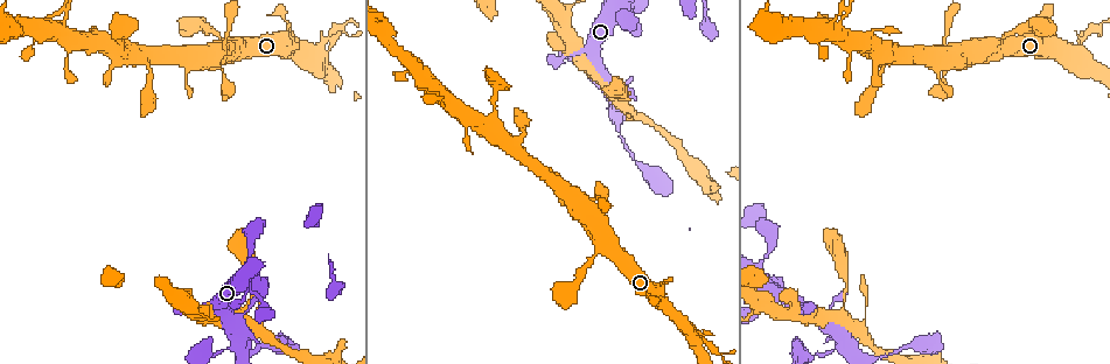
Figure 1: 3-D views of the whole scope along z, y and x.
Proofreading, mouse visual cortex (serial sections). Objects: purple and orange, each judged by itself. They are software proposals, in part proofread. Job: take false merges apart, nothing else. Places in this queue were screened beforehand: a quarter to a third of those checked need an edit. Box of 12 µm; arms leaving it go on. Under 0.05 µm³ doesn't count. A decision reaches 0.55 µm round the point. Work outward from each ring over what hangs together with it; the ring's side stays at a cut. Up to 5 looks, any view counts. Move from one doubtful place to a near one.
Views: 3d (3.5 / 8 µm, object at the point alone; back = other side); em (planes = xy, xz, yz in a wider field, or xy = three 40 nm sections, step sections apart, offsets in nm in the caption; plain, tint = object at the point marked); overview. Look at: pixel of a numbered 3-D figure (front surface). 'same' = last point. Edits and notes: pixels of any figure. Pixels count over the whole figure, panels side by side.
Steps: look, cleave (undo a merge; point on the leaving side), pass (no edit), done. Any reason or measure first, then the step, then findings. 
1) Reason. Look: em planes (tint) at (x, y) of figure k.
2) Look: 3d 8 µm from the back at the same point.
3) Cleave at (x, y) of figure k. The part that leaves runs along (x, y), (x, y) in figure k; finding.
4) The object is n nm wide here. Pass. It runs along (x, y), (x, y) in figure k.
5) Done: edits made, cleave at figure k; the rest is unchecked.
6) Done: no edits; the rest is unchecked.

Thin neck. Look: 3d 3.5 µm from the back at (1087, 35) of figure 1.

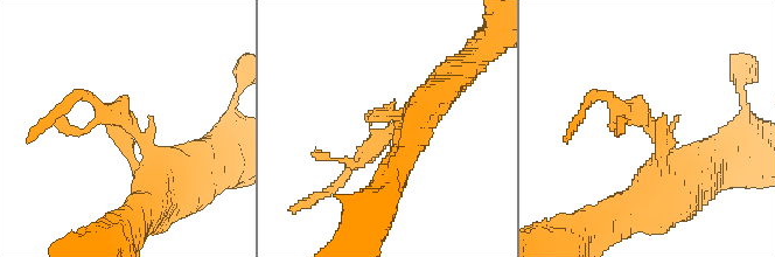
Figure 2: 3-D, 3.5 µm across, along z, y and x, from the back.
The arms are 200, 450 nm wide. Look: em xy step 1 (tint) at (652, 127) of figure 2.

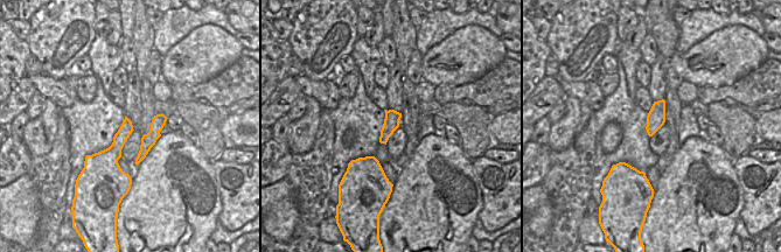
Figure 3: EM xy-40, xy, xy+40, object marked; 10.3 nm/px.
Cleave at (123, 110) of figure 2. The part that leaves runs along (139, 139), (85, 96), (71, 103) in figure 2; a second cell is stuck on.

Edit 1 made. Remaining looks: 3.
Sharp bend. Look: 3d 3.5 µm at (591, 198) of figure 1.

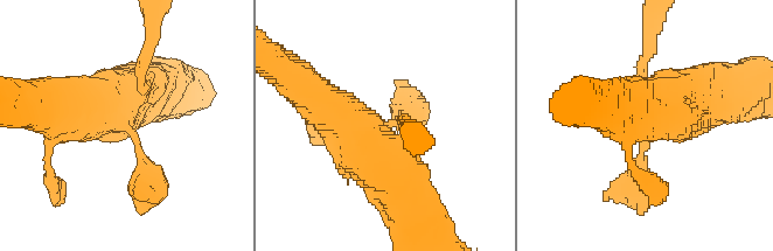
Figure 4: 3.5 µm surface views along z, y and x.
Look: em xy step 1 (tint) at (123, 125) of figure 4.

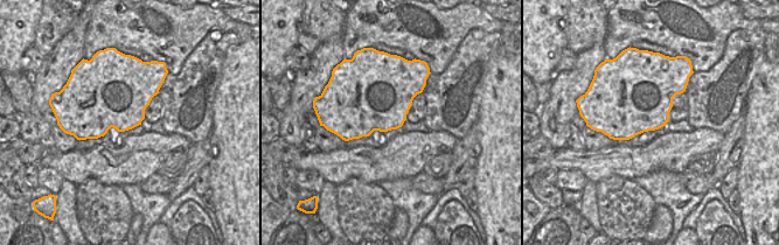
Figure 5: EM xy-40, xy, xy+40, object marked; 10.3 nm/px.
Pass. It runs along (417, 218), (375, 151), (321, 103) in figure 4; all the same cell.

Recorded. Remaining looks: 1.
Done: edits made, cleave at figure 2; the rest is unchecked.

